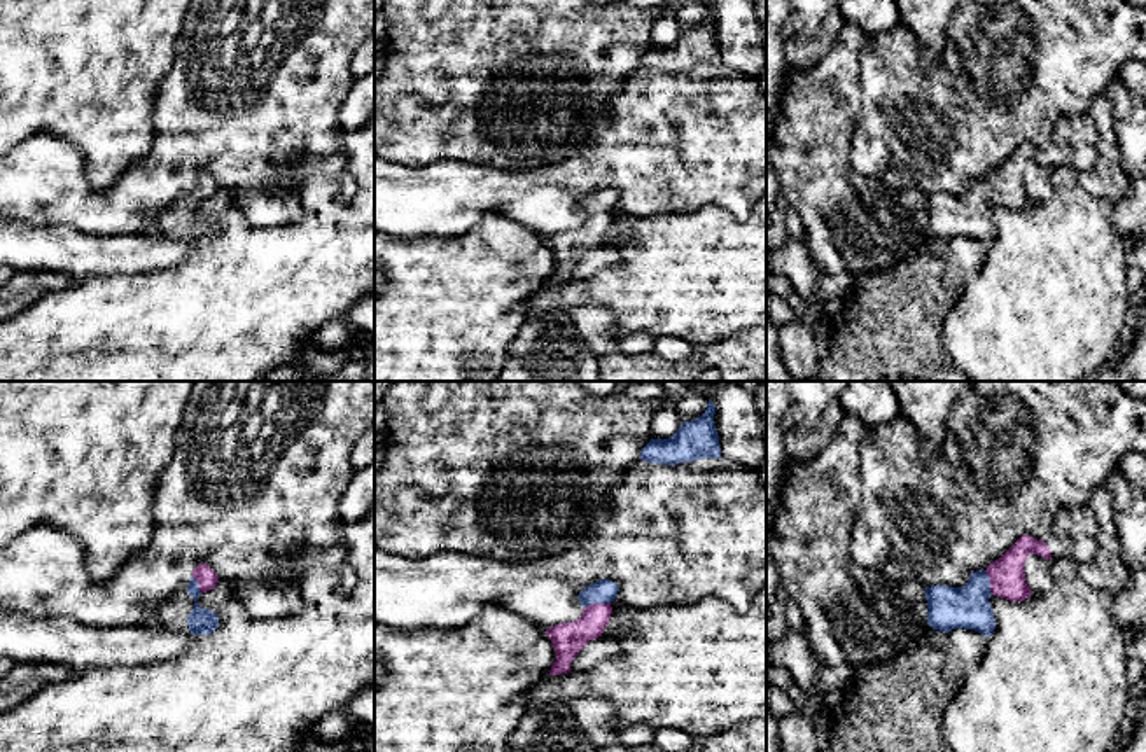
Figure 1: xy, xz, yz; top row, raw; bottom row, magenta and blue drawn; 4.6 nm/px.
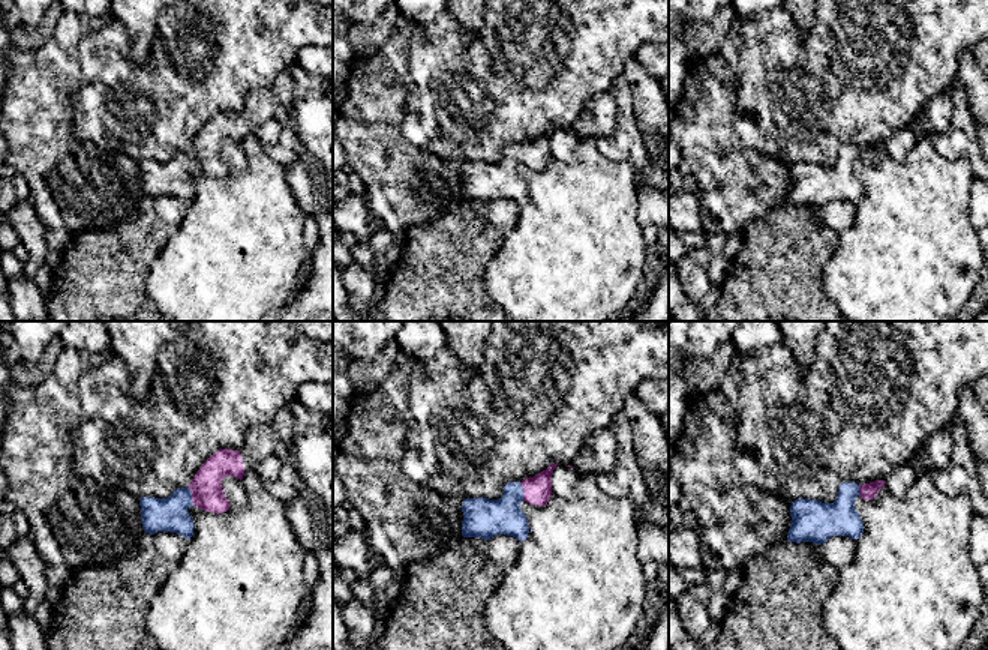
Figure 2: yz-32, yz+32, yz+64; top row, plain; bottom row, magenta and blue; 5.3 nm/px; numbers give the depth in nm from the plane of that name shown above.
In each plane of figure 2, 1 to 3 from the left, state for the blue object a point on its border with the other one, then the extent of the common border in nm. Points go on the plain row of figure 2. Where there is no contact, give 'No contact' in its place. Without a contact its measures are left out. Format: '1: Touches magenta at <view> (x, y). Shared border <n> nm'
1: Touches magenta at yz-32 (192, 161). Shared border 100 nm
2: Touches magenta at yz+32 (523, 155). Shared border 110 nm
3: Touches magenta at yz+64 (859, 153). Shared border 60 nm

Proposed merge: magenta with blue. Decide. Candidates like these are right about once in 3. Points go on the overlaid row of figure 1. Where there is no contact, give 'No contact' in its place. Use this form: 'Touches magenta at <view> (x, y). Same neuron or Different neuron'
Touches magenta at xz (597, 604). Same neuron

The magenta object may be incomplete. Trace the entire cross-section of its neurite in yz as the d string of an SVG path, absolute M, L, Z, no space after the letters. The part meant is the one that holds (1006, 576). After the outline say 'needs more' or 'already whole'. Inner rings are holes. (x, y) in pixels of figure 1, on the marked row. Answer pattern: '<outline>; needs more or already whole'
M1088 504L1059 511L1052 533L1045 540L1022 535L999 560L985 570L971 572L962 588L926 588L927 623L933 630L975 630L990 637L996 619L989 598L1001 596L1024 602L1031 596L1024 565L1029 554L1046 560L1069 558L1076 565L1090 565L1099 551L1101 526Z; needs more

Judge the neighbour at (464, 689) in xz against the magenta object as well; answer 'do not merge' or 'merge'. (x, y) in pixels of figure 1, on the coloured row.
do not merge

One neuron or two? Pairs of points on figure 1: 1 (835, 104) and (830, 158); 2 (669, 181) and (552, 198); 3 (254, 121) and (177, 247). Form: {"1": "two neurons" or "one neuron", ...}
{"1": "one neuron", "2": "one neuron", "3": "two neurons"}

